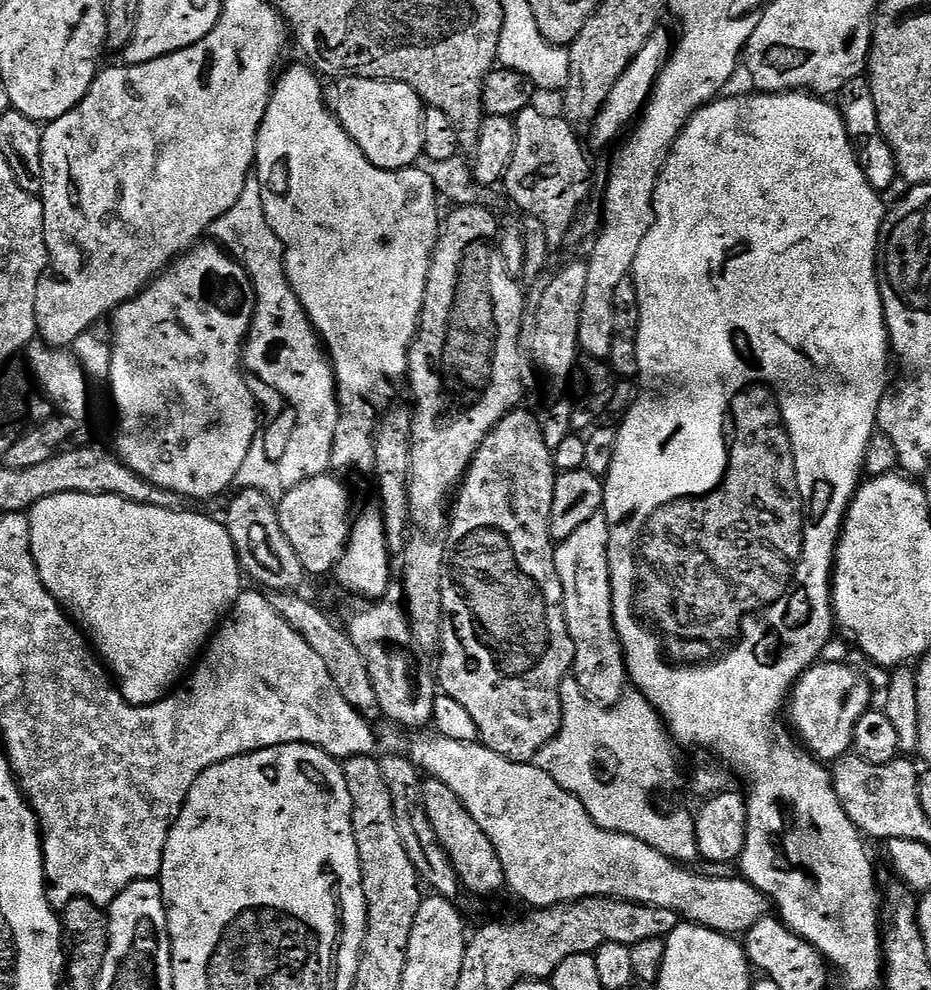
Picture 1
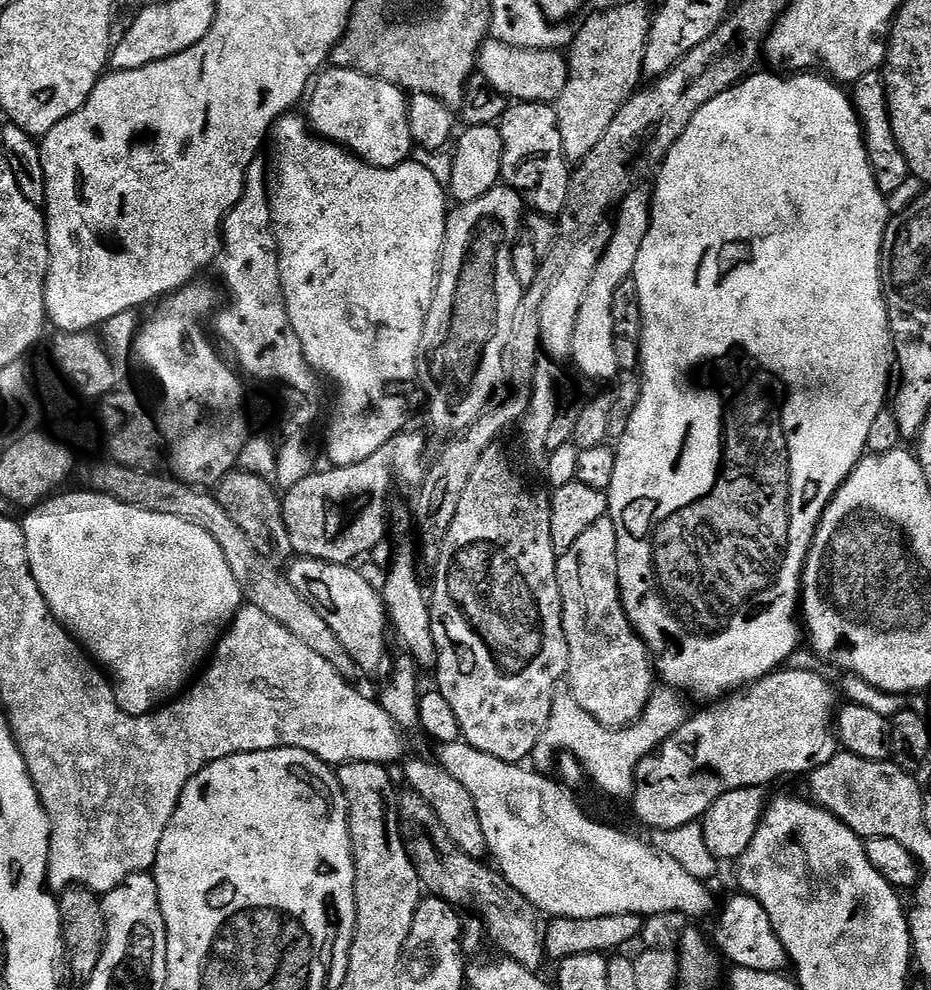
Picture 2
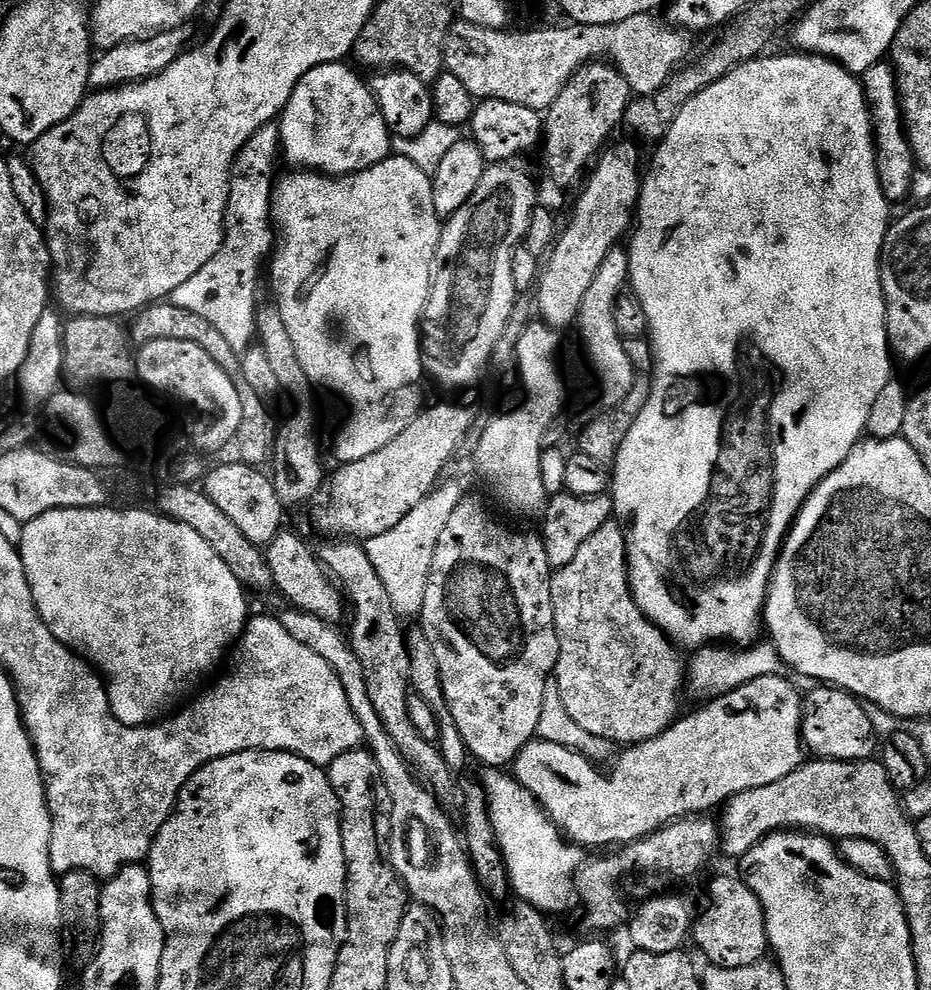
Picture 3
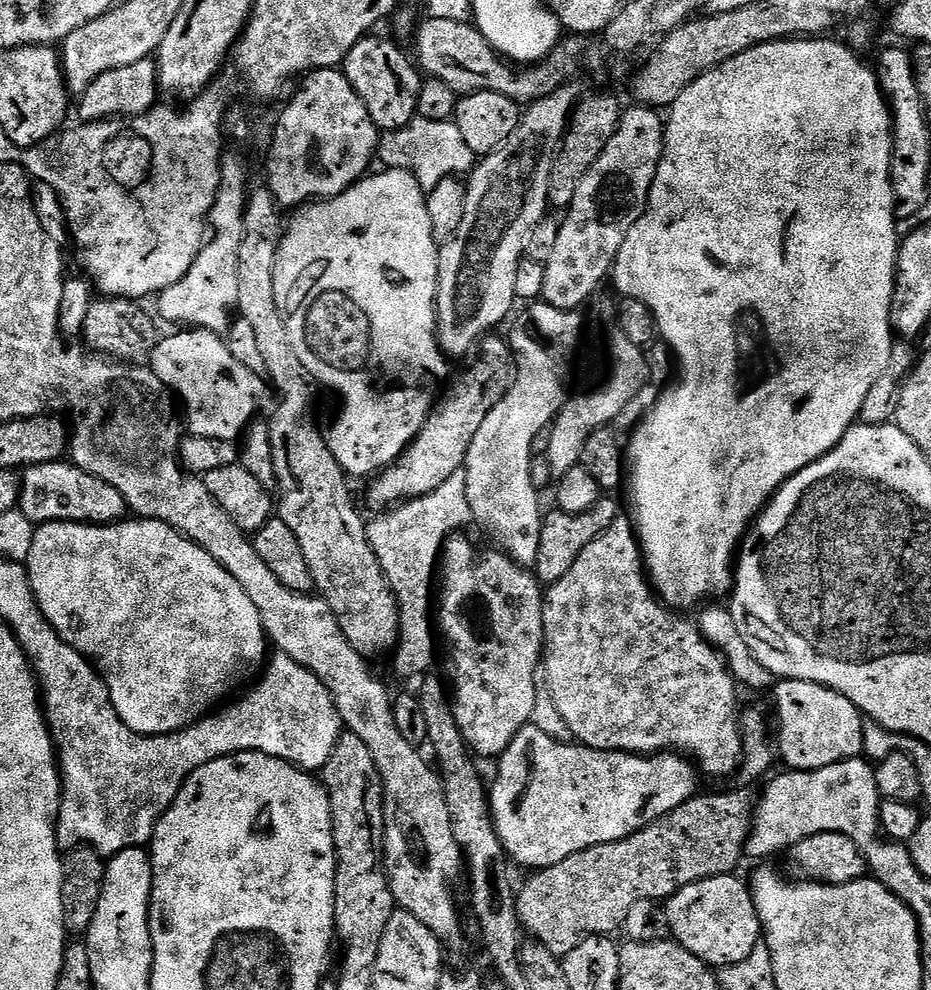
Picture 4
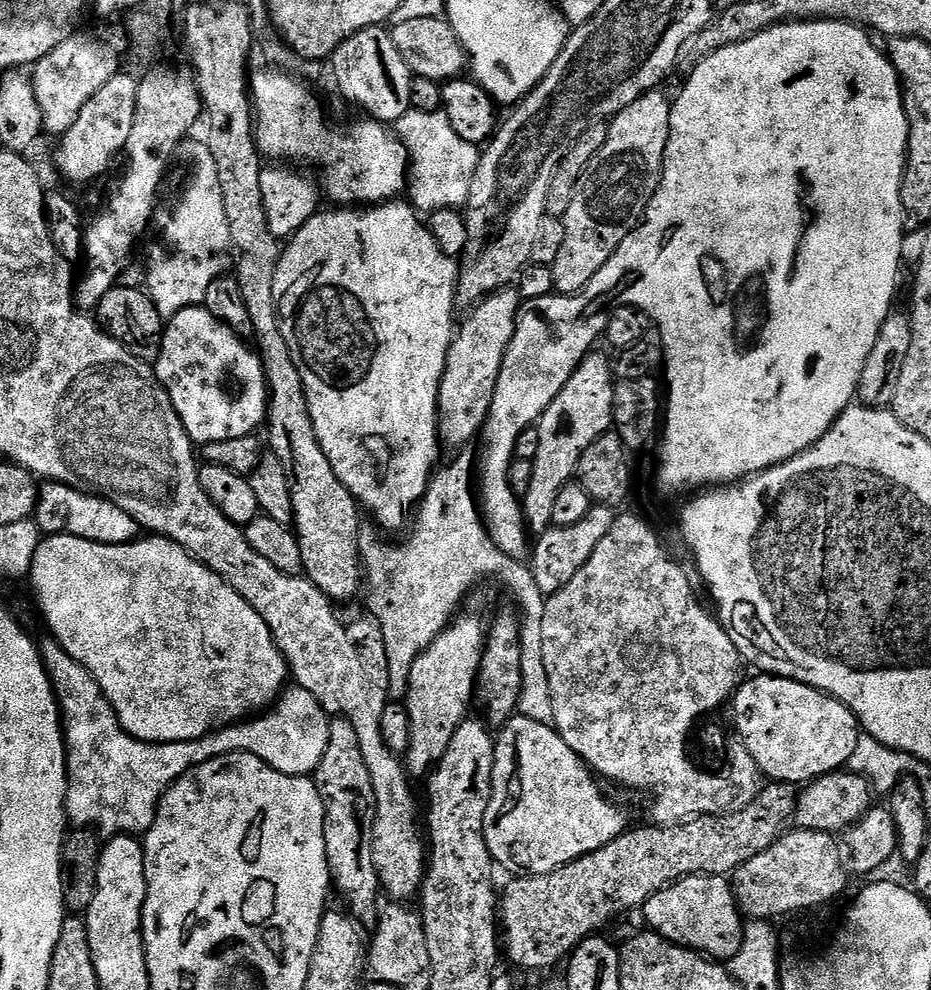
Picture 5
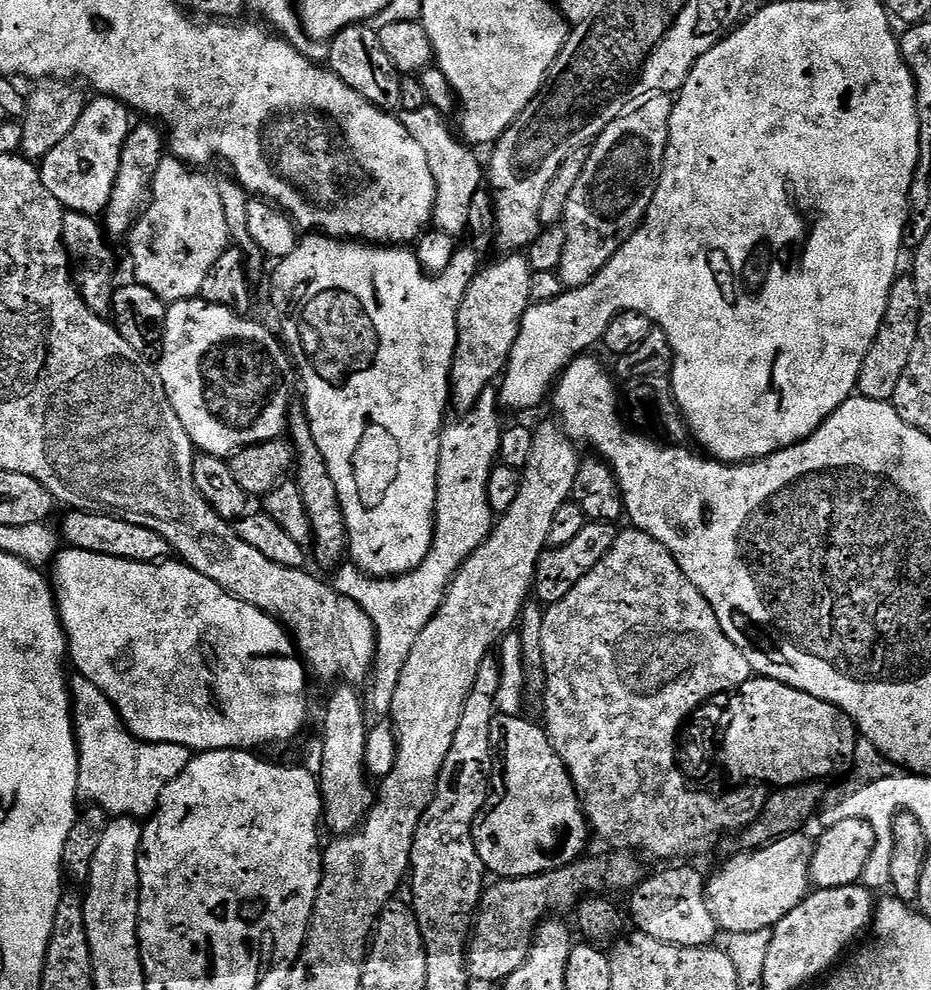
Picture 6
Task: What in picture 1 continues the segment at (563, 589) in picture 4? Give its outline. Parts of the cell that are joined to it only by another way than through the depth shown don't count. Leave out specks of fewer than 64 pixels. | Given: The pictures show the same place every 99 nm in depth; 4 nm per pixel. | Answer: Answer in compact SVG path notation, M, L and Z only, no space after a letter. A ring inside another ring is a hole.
M604 515L582 522L555 545L556 573L564 587L564 617L574 642L572 672L582 690L598 704L611 706L620 701L629 687L624 648L616 633L612 613L612 571L608 565L610 530Z

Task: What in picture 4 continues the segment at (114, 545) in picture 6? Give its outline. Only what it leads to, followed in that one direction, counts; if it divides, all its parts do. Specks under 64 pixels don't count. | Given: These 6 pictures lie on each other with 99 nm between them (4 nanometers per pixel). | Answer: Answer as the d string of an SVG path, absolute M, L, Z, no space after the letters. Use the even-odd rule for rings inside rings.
M49 458L42 464L31 464L23 469L18 511L26 514L33 526L39 526L59 520L75 524L115 524L125 519L130 509L126 498L122 498L110 482L102 482L102 478L71 462L63 464L60 458Z

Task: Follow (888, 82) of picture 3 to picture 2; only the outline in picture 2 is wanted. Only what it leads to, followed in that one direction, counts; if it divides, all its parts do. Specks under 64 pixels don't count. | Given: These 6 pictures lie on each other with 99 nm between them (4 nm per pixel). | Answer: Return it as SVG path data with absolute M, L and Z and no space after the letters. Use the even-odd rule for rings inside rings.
M879 71L862 74L862 78L851 81L850 99L856 107L856 116L860 119L860 129L864 131L864 145L872 163L872 171L876 174L878 190L885 198L892 198L895 192L900 192L910 181L906 154L898 146L898 138L894 136L894 126L890 120L888 91L884 85L884 77Z

